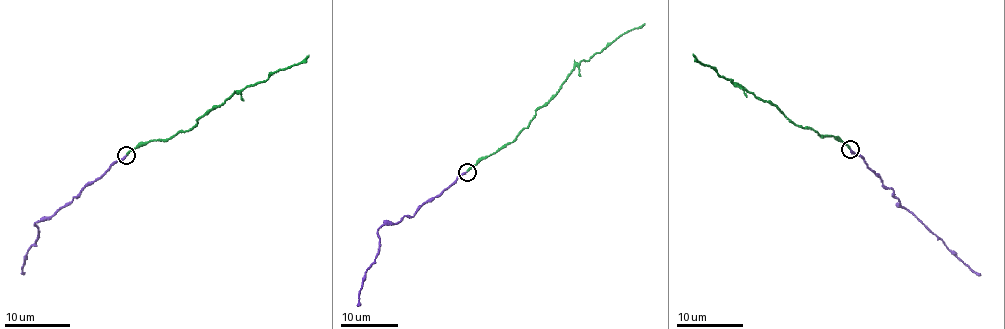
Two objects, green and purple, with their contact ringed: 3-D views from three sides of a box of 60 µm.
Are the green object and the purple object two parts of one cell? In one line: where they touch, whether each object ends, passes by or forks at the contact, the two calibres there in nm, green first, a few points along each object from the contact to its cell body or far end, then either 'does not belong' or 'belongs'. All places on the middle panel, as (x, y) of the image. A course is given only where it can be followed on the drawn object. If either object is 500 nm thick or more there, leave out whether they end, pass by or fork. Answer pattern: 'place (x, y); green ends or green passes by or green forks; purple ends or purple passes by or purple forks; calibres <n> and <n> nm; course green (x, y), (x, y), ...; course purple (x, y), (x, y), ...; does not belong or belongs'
place (467, 172); green ends; purple ends; calibres 200 and 200 nm; course green (466, 172), (526, 127), (536, 112), (582, 61), (588, 61), (618, 37), (645, 24); course purple (466, 172), (423, 203), (412, 217), (405, 215), (378, 230), (378, 254), (367, 269), (358, 306); belongs

